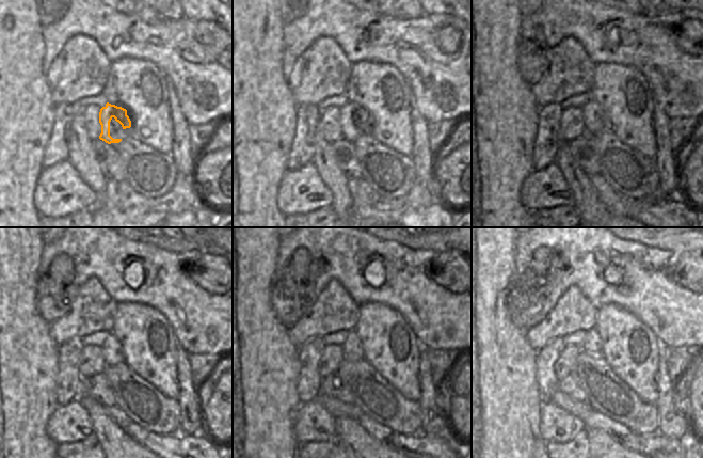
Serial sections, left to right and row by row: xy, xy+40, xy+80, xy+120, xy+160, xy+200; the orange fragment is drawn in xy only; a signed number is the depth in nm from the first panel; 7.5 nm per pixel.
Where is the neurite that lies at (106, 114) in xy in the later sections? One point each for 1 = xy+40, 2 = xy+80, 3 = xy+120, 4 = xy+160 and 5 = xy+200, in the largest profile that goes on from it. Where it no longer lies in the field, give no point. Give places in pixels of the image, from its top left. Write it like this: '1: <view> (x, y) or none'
1: xy+40 (351, 112)
2: xy+80 (595, 121)
3: xy+120 (112, 349)
4: xy+160 (352, 349)
5: xy+200 (591, 345)

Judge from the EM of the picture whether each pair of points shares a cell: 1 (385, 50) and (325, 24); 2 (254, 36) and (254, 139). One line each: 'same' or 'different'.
1: same
2: same

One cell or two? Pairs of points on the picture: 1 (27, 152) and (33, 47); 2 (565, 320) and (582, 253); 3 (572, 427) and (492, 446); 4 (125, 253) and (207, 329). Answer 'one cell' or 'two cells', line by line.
1: one cell
2: two cells
3: two cells
4: one cell

